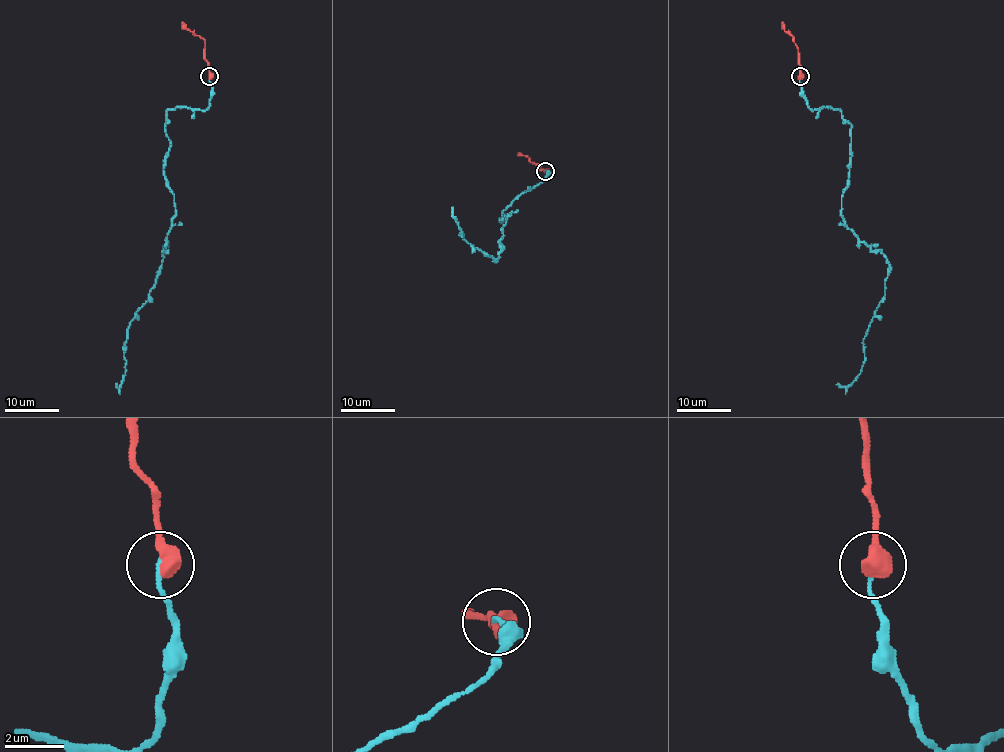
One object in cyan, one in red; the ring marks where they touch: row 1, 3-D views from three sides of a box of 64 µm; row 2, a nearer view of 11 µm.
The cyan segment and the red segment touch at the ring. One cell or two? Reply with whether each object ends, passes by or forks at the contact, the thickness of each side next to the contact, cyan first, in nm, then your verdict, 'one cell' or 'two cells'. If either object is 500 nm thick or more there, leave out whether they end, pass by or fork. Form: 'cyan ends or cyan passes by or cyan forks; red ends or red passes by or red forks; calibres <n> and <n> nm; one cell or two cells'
calibres 140 and 650 nm; one cell

